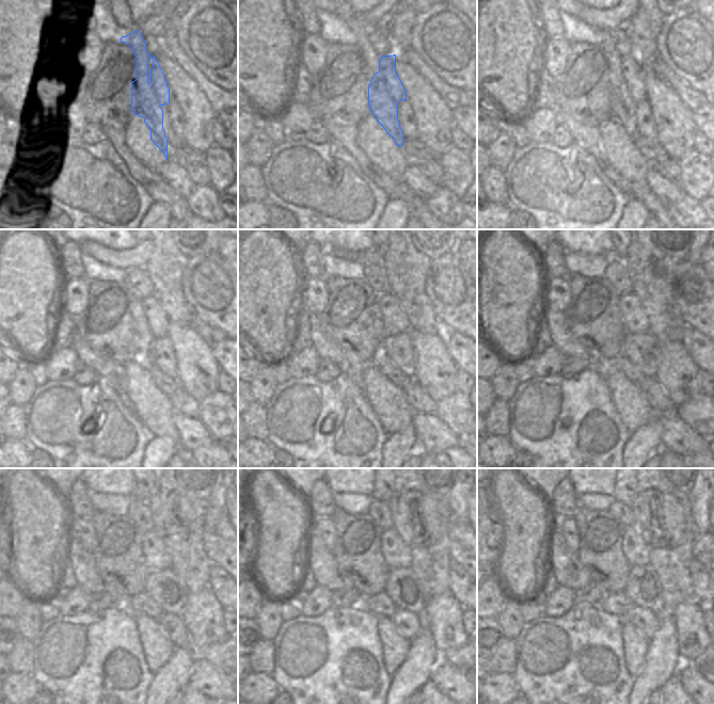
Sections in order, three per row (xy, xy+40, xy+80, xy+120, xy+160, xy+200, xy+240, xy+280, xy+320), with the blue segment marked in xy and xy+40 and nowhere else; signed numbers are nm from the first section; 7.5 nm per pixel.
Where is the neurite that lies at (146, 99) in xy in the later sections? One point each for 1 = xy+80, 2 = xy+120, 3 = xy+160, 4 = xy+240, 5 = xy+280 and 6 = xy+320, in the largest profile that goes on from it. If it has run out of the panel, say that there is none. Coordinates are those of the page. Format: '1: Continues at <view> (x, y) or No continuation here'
1: Continues at xy+80 (628, 86)
2: Continues at xy+120 (151, 322)
3: Continues at xy+160 (395, 321)
4: Continues at xy+240 (156, 555)
5: Continues at xy+280 (396, 554)
6: Continues at xy+320 (635, 549).

